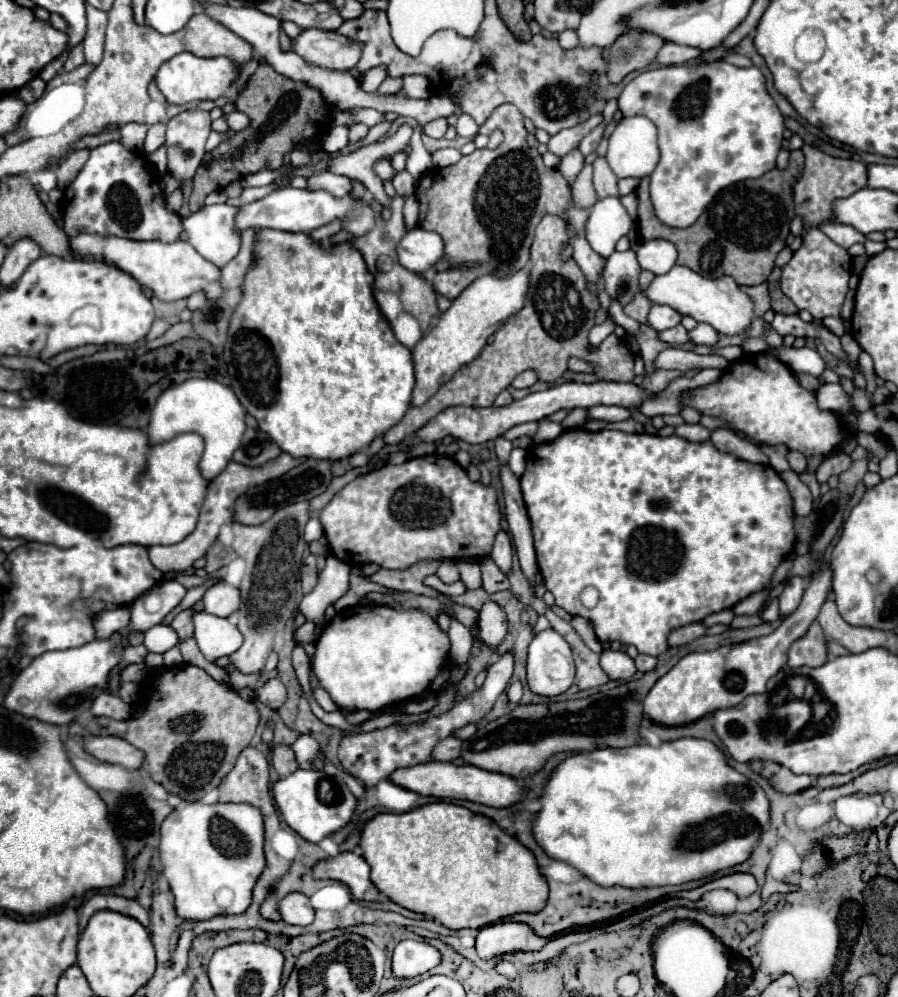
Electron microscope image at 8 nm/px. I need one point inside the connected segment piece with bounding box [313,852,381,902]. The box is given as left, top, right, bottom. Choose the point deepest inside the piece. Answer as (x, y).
(350, 868)

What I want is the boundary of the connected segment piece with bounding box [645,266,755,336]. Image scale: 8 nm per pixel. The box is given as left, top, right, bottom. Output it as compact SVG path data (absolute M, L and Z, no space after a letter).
M673 266L667 274L655 276L651 286L645 290L645 296L653 304L667 304L677 312L681 312L683 316L691 316L697 322L711 324L719 334L725 336L745 334L755 320L753 300L745 292L741 292L741 288L735 284L733 278L723 276L717 280L709 280L685 266Z

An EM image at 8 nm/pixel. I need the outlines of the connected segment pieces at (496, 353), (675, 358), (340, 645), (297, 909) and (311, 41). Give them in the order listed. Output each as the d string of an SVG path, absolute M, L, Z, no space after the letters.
M545 216L535 232L535 240L531 246L531 288L527 292L525 308L513 316L501 330L495 334L495 340L483 346L481 354L465 364L455 376L445 382L423 406L413 406L401 420L395 424L385 436L385 444L399 444L405 436L413 434L417 428L427 424L433 416L449 406L491 406L497 398L497 380L513 380L525 370L535 370L541 382L555 382L563 378L567 372L569 356L577 356L581 360L595 360L595 352L589 350L587 332L593 328L595 312L599 302L585 288L585 278L577 268L575 260L563 262L559 256L561 244L565 244L569 236L565 236L565 220L559 216Z
M667 348L663 350L655 362L655 368L675 368L675 370L691 370L691 368L727 368L729 362L719 356L719 354L709 354L709 356L699 356L681 348Z
M351 606L339 612L323 630L315 644L313 672L321 686L329 692L333 702L345 710L377 712L401 700L421 694L435 678L437 670L447 662L449 638L443 634L433 618L419 610L393 610L389 606Z
M293 892L285 896L279 904L281 918L287 924L297 924L297 926L309 926L315 920L315 910L311 906L311 900L305 894Z
M317 28L301 30L293 44L293 50L309 64L329 70L351 70L361 56L359 44L345 40L345 36L337 32L325 32Z

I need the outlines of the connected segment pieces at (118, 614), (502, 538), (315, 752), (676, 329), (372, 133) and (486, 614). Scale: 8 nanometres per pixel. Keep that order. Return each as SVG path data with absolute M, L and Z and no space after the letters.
M115 608L115 610L105 610L94 619L94 628L98 629L95 638L105 640L121 628L125 628L125 620L129 620L129 610L127 608Z
M499 532L497 538L495 538L495 546L493 546L493 552L489 556L497 566L499 570L507 576L511 572L511 564L513 564L513 548L511 548L511 540L505 532Z
M301 734L293 744L291 744L293 752L295 752L295 760L299 764L299 768L303 770L313 770L313 762L321 756L321 744L309 736L309 734Z
M677 324L669 330L661 330L661 332L657 332L657 336L661 342L667 342L671 346L679 346L679 344L687 342L687 330L681 324Z
M381 122L381 124L377 124L377 126L373 126L371 130L369 130L369 134L363 138L363 140L357 140L357 142L353 142L353 144L349 144L349 146L345 146L341 152L337 152L337 154L333 154L333 156L345 156L345 154L349 154L349 152L353 152L353 150L357 150L357 148L361 148L361 146L369 146L369 144L373 144L373 142L377 142L379 138L383 138L385 134L387 134L387 130L391 128L391 122Z
M487 602L479 612L479 630L475 630L475 634L495 652L507 634L507 618L503 608L499 608L495 602Z

